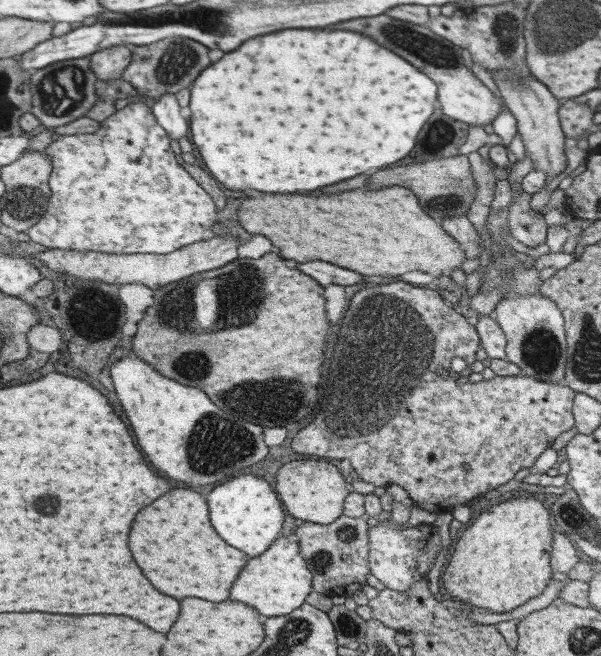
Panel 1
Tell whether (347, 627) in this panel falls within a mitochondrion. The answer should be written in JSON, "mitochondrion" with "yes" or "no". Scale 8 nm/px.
{"mitochondrion":"yes"}

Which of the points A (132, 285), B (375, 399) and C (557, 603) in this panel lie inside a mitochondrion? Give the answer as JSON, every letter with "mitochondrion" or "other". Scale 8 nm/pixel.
{"A":"other","B":"mitochondrion","C":"other"}

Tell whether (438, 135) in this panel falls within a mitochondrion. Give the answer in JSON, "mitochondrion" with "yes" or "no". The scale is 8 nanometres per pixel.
{"mitochondrion":"yes"}

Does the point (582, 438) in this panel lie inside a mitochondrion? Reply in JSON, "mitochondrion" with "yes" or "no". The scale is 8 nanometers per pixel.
{"mitochondrion":"no"}

